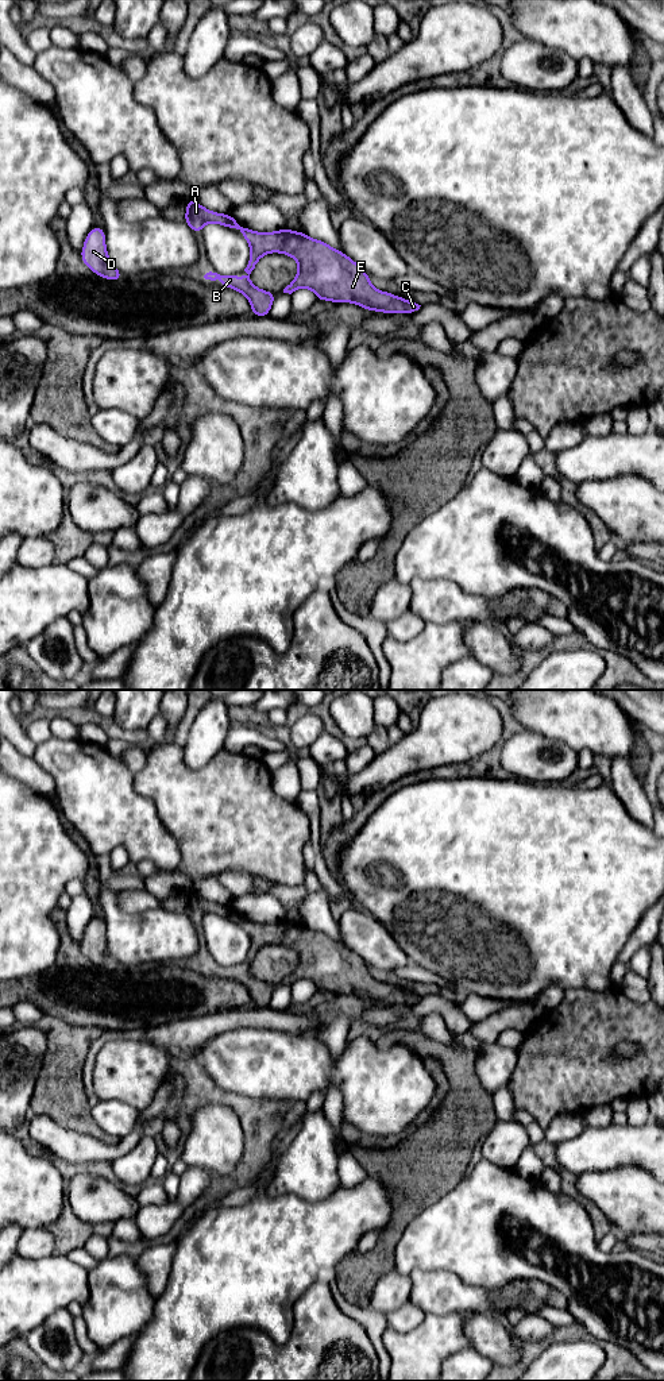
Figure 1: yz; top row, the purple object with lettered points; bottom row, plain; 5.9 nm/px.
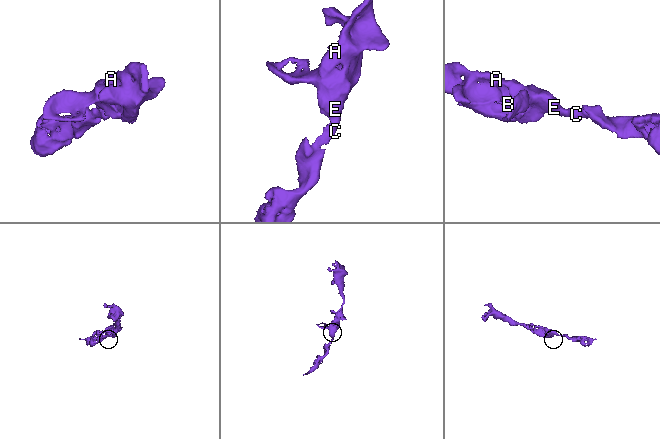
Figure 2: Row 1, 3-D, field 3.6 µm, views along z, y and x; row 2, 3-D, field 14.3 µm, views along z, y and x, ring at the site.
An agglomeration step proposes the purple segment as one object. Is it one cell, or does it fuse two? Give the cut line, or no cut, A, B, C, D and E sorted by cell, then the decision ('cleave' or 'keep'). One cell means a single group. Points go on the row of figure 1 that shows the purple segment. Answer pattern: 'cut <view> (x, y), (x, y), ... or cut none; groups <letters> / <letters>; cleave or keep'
cut none; groups A B C D E; keep

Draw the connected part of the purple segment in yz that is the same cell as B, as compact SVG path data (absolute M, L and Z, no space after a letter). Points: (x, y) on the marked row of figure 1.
M193 198L186 201L184 221L196 234L200 234L206 223L216 223L242 232L251 248L248 265L244 269L248 275L240 278L209 271L204 278L220 279L224 288L243 293L250 300L252 315L258 317L270 313L277 294L254 286L250 274L258 261L270 252L282 252L298 263L298 273L283 293L292 294L300 288L308 288L314 292L317 301L354 302L363 309L389 315L399 312L409 316L421 306L389 292L377 290L370 283L367 273L356 262L325 242L309 238L305 232L287 228L275 232L255 232L242 227L229 213L212 212Z

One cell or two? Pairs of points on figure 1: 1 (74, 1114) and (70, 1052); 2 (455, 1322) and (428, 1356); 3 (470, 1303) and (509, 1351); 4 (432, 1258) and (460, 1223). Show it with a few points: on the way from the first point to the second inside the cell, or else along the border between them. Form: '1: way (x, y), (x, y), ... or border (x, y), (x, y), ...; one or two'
1: way (70, 1099), (70, 1067); one
2: way (447, 1330), (429, 1347); one
3: border (467, 1314), (491, 1314), (494, 1316); two
4: way (433, 1250), (452, 1231); one

